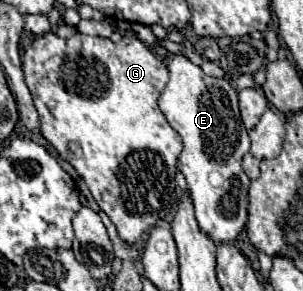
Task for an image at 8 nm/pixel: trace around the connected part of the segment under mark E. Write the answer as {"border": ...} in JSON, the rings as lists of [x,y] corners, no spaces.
{"border":[[[182,54],[168,58],[168,72],[170,72],[170,80],[160,96],[160,108],[166,120],[170,122],[170,126],[182,136],[182,142],[184,142],[184,150],[180,152],[178,162],[180,162],[180,170],[186,176],[188,190],[194,200],[198,226],[214,242],[232,242],[242,232],[248,220],[248,186],[250,186],[250,178],[242,172],[242,166],[240,166],[242,156],[250,148],[250,138],[248,138],[248,130],[244,128],[240,120],[236,90],[224,78],[220,80],[208,78],[200,66],[192,64]]]}

